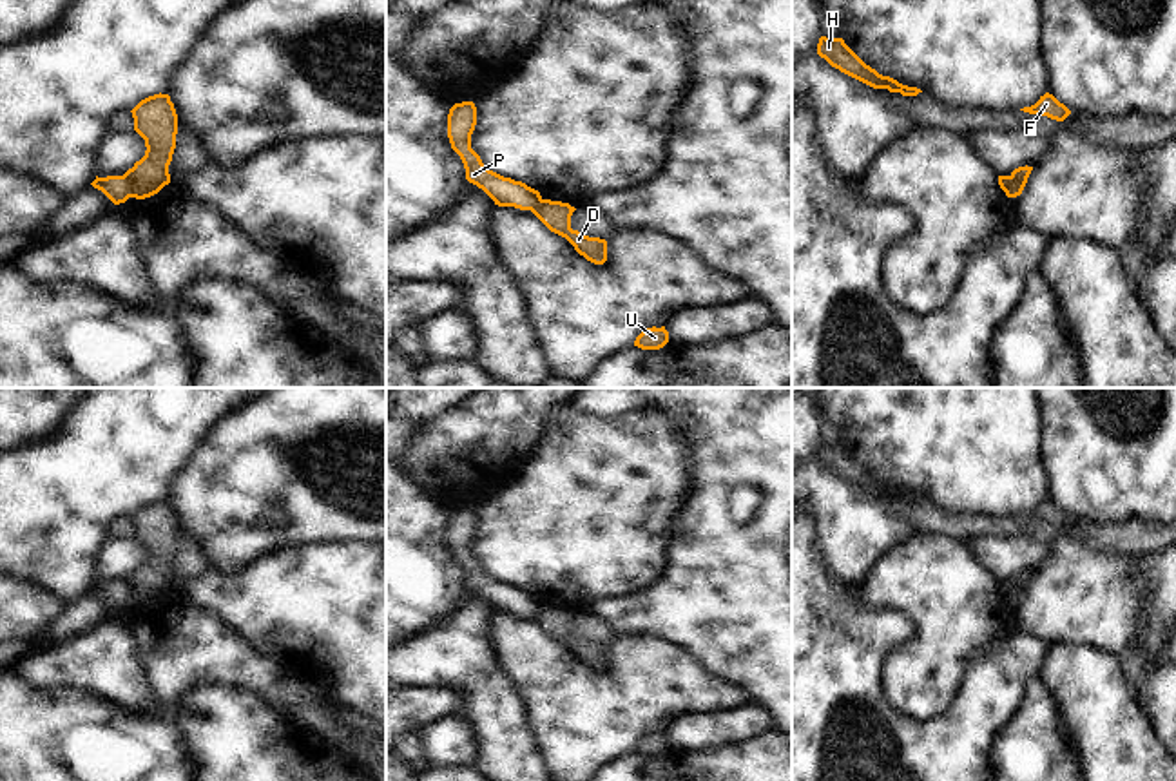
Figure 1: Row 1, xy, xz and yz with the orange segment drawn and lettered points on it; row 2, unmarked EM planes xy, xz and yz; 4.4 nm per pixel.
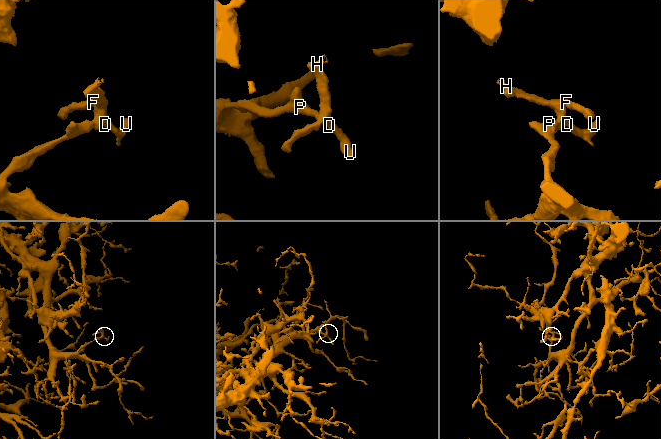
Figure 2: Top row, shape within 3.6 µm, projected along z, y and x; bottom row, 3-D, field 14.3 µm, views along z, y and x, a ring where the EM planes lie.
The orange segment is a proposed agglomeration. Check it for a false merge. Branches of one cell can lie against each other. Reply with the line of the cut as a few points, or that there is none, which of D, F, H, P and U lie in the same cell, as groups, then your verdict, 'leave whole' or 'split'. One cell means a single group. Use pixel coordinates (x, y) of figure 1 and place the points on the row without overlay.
xy (124, 580), (131, 602) | D F H U / P | split

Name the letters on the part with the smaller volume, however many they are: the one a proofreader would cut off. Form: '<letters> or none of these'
D, F, H, U.

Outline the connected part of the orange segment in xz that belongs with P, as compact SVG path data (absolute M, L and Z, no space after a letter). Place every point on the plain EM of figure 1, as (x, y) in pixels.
M473 507L455 509L449 515L448 544L464 569L466 585L482 594L498 612L531 616L542 605L540 598L522 587L496 580L482 569L480 562L471 554L475 531L477 513Z

